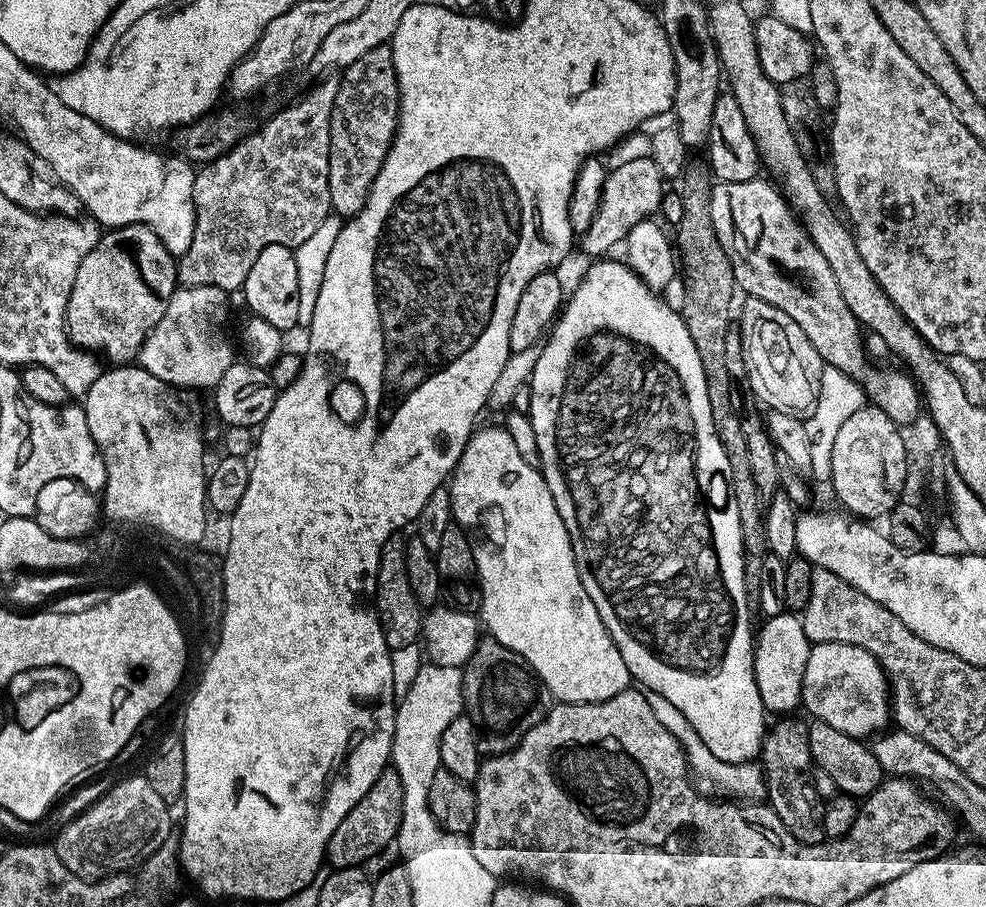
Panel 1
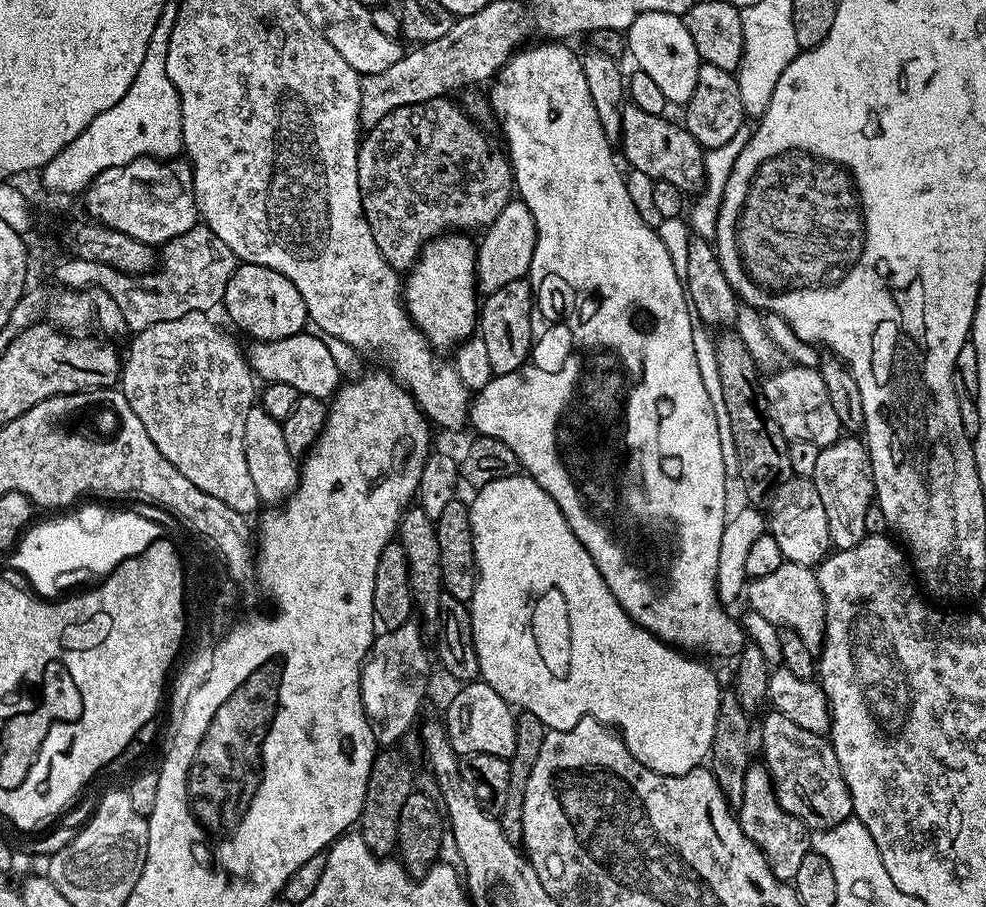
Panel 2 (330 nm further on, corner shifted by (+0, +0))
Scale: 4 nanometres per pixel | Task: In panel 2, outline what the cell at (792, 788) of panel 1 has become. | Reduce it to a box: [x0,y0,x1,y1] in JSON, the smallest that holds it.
[738,762,810,881]

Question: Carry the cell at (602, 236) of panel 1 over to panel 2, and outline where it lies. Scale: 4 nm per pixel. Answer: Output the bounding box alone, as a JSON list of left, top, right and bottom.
[476,198,536,294]

